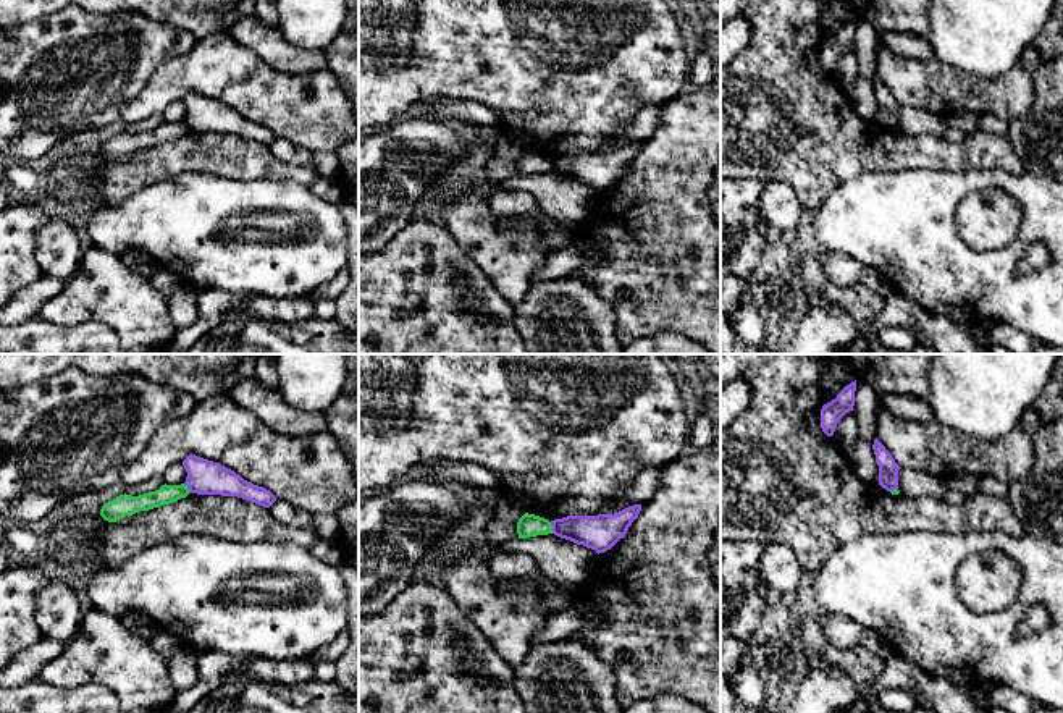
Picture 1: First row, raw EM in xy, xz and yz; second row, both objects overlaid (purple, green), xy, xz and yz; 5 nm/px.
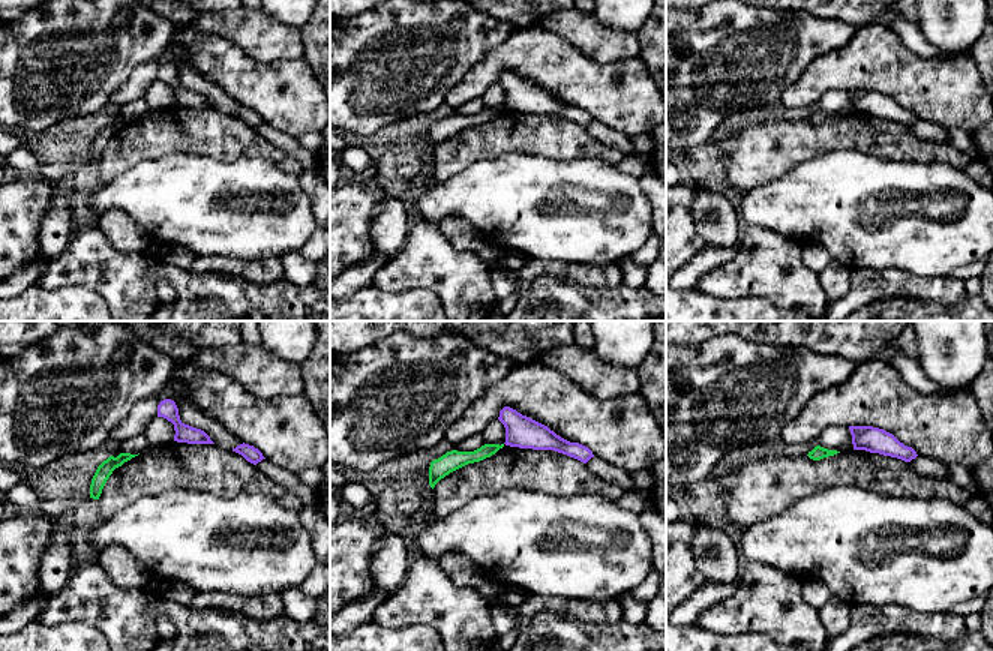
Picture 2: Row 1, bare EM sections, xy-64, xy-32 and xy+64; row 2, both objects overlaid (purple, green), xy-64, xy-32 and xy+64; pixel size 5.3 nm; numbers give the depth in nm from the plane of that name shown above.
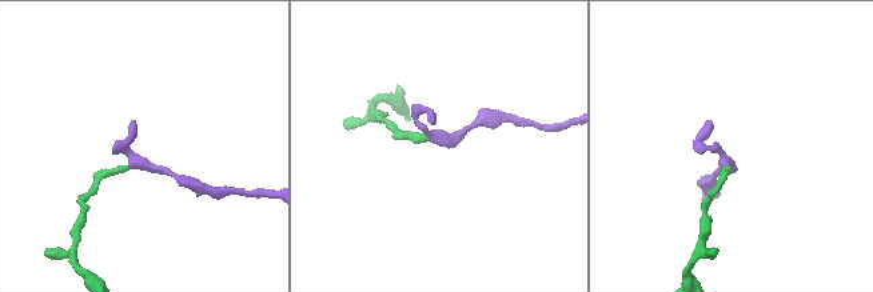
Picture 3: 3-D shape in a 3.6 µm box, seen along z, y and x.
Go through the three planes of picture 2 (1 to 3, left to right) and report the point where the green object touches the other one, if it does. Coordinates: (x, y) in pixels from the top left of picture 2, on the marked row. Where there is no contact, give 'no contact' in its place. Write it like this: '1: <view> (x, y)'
1: no contact
2: no contact
3: no contact

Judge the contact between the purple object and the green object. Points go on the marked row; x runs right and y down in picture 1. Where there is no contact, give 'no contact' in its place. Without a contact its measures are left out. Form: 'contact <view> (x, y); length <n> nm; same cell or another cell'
contact xz (553, 527); length 60 nm; another cell

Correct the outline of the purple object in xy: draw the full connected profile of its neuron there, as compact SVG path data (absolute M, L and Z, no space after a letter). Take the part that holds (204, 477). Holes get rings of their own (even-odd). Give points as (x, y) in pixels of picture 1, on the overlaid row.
M189 454L183 466L187 472L184 485L191 493L237 496L263 508L270 508L276 501L270 490L244 480L220 462Z

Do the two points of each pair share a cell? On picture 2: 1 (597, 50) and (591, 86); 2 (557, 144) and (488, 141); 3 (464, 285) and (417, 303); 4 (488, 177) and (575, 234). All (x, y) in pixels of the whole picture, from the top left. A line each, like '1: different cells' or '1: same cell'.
1: different cells
2: same cell
3: different cells
4: same cell

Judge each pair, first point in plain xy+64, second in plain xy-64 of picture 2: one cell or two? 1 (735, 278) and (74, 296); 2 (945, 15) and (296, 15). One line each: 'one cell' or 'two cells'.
1: two cells
2: one cell

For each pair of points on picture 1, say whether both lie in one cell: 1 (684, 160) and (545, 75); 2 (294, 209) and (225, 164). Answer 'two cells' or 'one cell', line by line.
1: two cells
2: two cells

